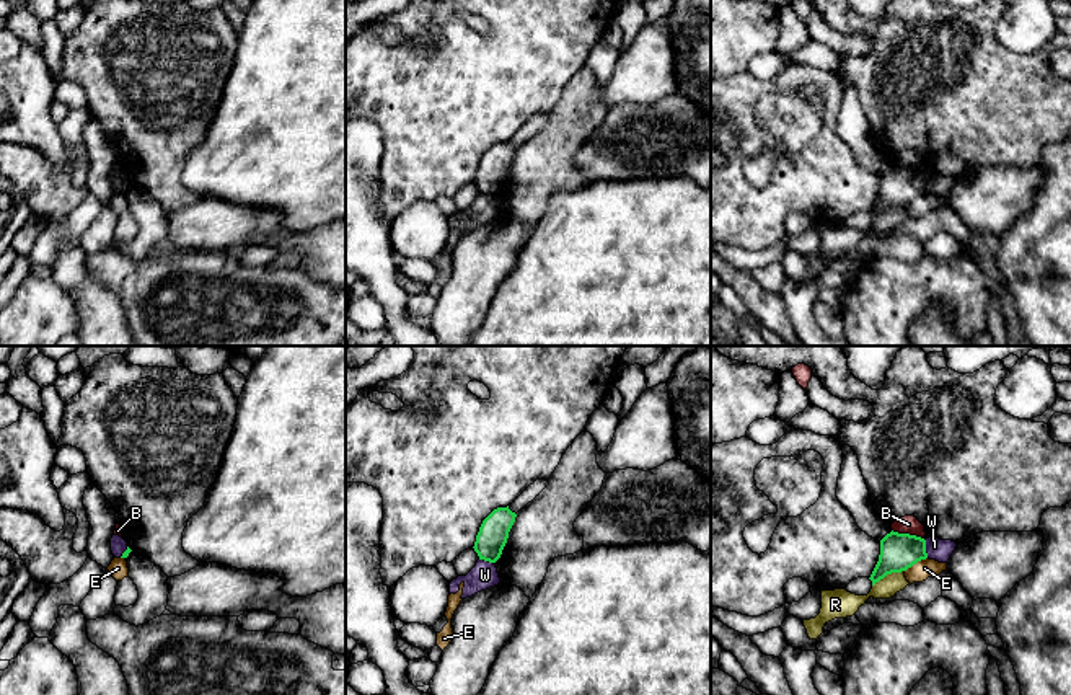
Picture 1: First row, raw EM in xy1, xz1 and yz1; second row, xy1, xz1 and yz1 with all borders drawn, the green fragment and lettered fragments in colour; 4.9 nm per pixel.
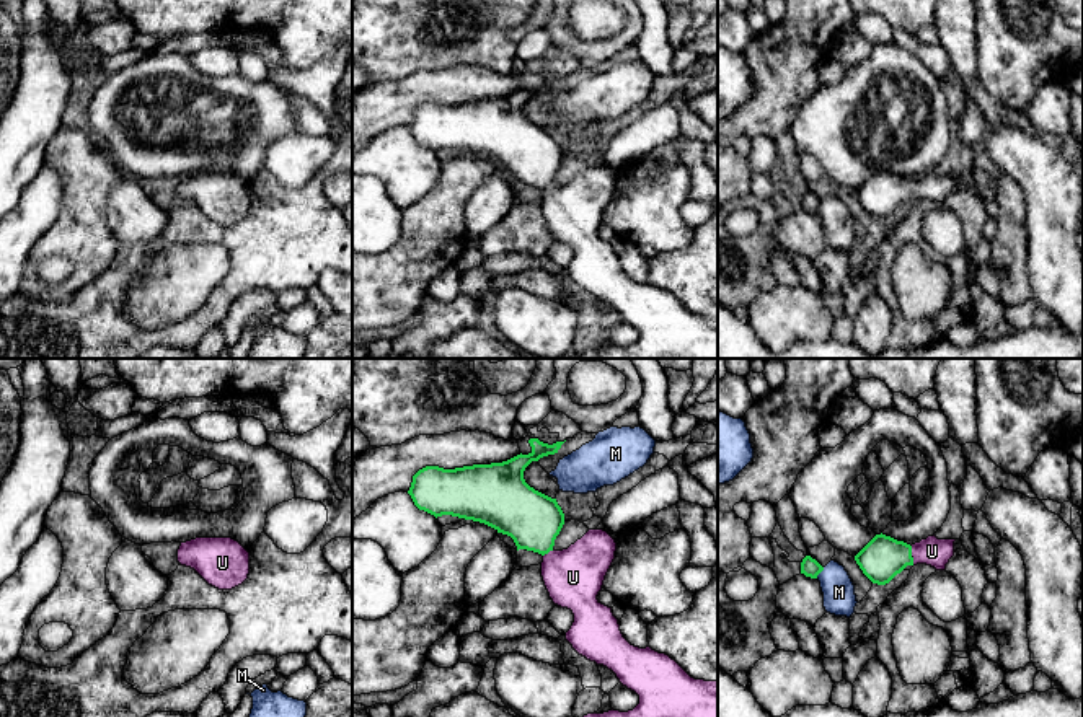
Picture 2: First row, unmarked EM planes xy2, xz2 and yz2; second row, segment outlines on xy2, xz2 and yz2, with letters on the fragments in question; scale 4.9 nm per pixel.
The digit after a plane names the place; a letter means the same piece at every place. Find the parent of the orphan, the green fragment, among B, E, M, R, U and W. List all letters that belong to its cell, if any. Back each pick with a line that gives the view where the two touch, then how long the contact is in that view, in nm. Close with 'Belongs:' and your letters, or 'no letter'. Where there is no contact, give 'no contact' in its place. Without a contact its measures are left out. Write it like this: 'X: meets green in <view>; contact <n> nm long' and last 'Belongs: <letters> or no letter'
U: meets green in yz2; contact 100 nm long
Belongs: U

